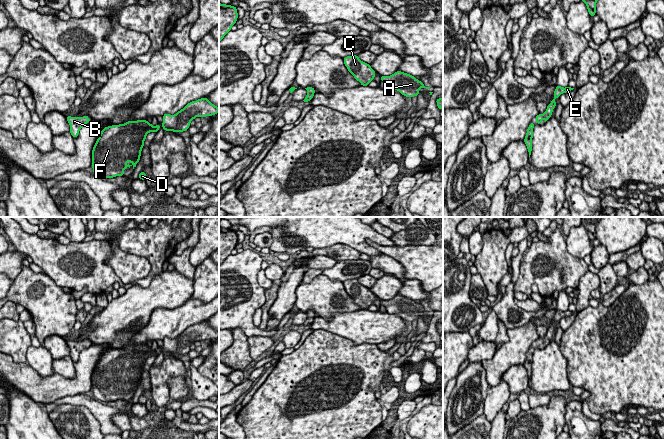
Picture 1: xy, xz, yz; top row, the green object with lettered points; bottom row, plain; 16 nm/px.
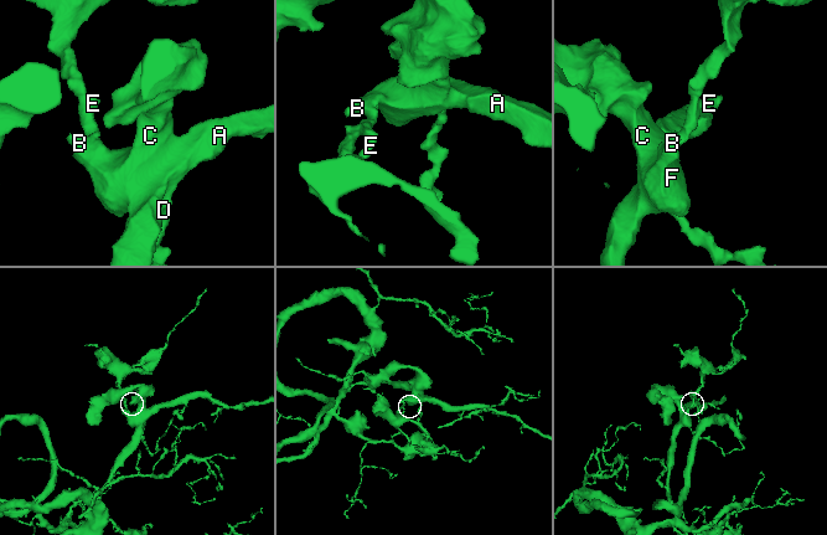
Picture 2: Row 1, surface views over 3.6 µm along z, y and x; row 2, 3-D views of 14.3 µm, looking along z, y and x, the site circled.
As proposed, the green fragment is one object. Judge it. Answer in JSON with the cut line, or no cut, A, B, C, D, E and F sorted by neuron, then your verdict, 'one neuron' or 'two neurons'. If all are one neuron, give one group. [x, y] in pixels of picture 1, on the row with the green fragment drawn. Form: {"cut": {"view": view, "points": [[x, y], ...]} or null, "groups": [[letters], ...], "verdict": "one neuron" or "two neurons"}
{"cut": null, "groups": [["A", "B", "C", "D", "E", "F"]], "verdict": "one neuron"}

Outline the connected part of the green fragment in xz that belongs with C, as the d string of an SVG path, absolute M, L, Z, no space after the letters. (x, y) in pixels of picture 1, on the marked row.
M357 55L346 56L343 61L348 71L355 80L361 83L361 86L368 86L374 80L376 72L369 64L361 61Z

